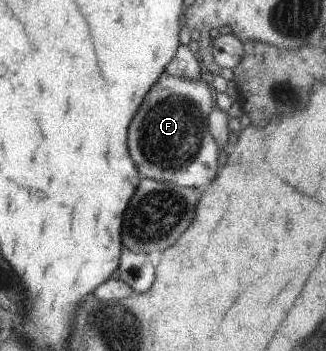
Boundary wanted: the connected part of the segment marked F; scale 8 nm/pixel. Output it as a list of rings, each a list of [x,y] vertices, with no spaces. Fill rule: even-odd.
[[[162,73],[128,125],[128,153],[138,173],[180,187],[200,187],[212,181],[219,152],[206,123],[212,103],[210,89],[202,81]]]

